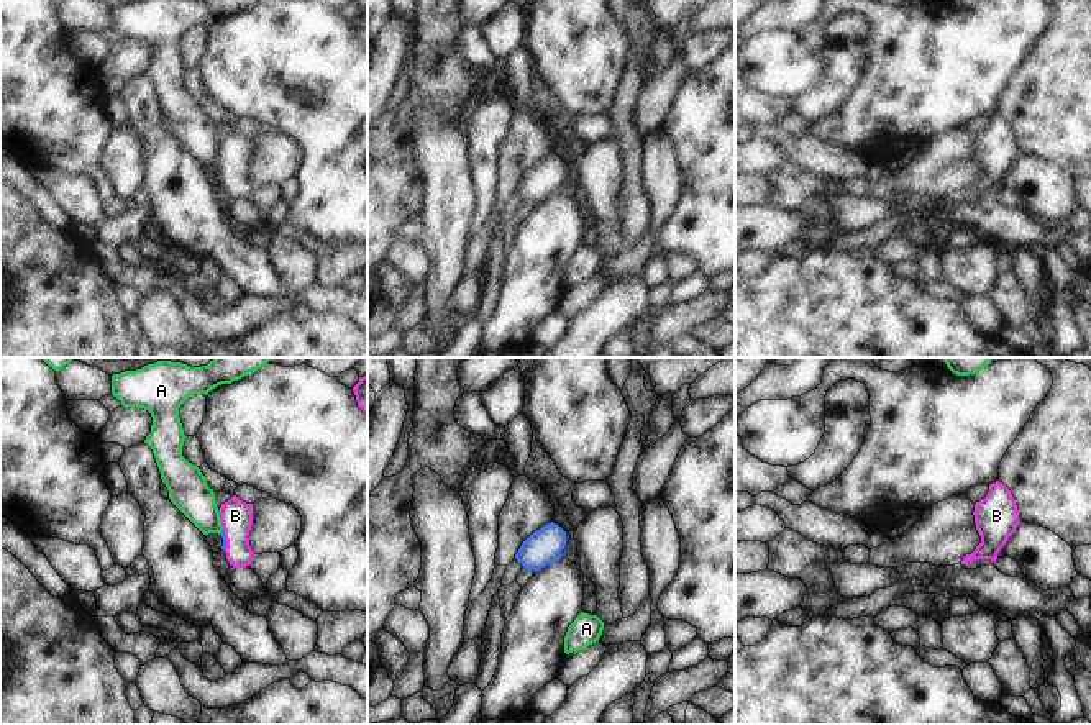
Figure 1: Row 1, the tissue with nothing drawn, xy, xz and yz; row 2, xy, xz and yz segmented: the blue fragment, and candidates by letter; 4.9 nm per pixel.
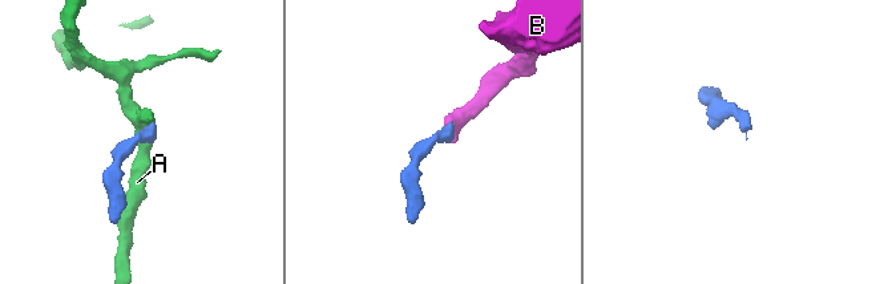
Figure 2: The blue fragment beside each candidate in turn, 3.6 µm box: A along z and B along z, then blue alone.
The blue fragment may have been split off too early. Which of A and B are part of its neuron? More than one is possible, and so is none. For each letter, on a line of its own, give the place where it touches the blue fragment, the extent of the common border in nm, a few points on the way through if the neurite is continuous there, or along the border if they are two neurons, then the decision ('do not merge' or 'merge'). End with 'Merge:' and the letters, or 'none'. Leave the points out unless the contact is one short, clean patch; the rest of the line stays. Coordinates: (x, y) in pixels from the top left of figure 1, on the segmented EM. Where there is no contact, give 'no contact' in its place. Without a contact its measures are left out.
A: meets blue in xy at (222, 532); contact 30 nm long; do not merge
B: meets blue in xy at (225, 540); contact 110 nm long; runs through xy (223, 547), (225, 540), (235, 530), (235, 515); merge
Merge: B

